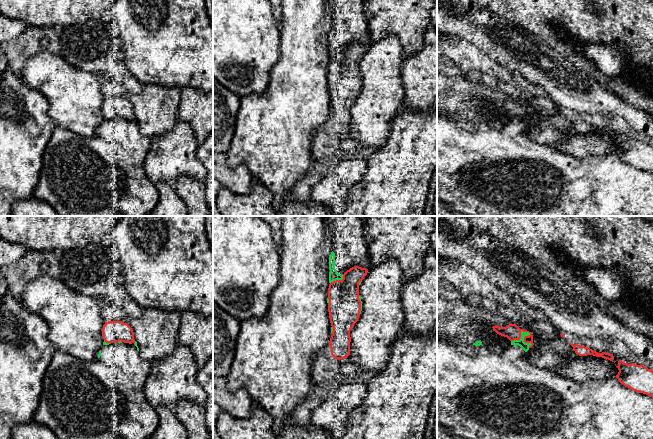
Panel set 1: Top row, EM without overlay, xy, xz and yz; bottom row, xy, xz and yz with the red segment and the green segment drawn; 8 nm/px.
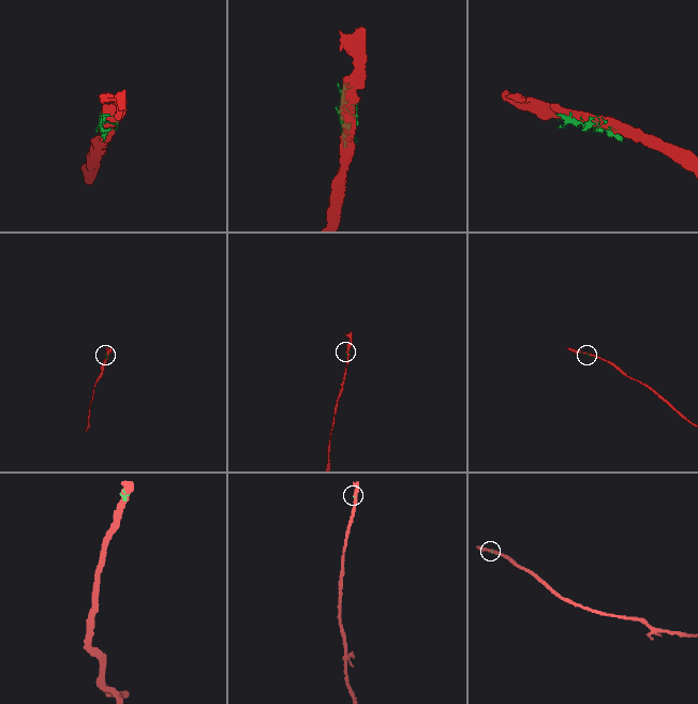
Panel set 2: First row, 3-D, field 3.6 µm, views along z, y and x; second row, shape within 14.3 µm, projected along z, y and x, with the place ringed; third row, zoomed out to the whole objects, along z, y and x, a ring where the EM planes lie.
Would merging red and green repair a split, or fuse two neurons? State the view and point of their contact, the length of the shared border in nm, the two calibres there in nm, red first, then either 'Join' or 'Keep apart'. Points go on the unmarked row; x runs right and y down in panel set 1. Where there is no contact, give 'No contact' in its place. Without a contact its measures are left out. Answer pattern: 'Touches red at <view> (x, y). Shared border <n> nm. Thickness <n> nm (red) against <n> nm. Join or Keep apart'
Touches red at yz (527, 107). Shared border 180 nm. Thickness 120 nm (red) against 60 nm. Keep apart

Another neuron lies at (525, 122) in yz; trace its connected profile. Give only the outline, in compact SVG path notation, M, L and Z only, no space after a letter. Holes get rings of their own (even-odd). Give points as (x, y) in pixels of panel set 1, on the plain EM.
M521 107L521 114L511 117L511 121L502 128L483 122L481 117L470 122L463 122L461 119L451 119L437 114L437 200L464 216L653 216L653 174L651 172L625 163L616 153L576 158L552 145L537 143L525 133L525 129L532 121L524 118L524 113L529 111L529 108Z

